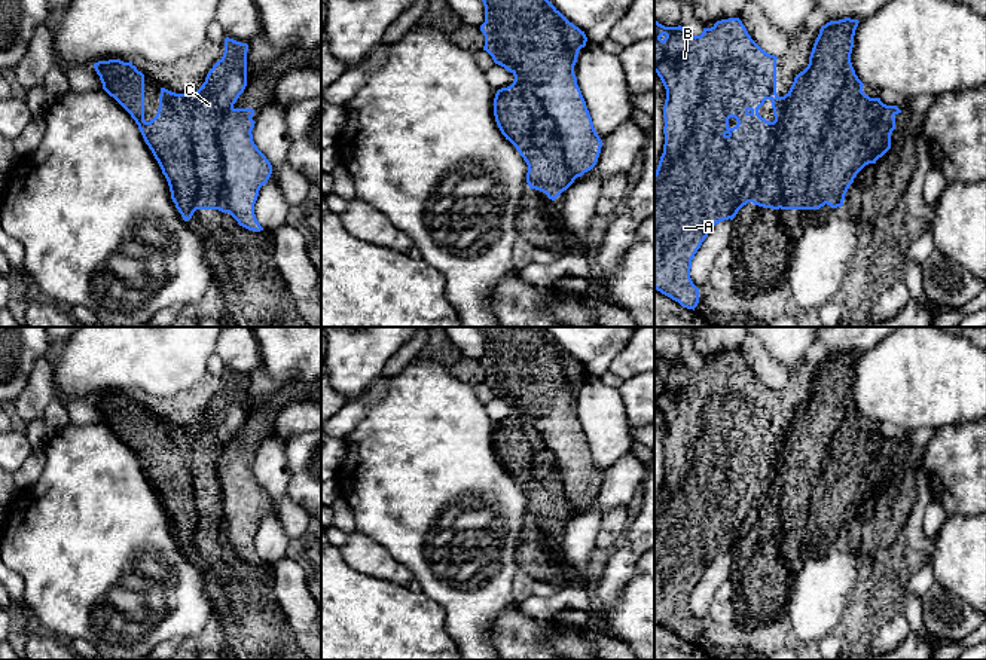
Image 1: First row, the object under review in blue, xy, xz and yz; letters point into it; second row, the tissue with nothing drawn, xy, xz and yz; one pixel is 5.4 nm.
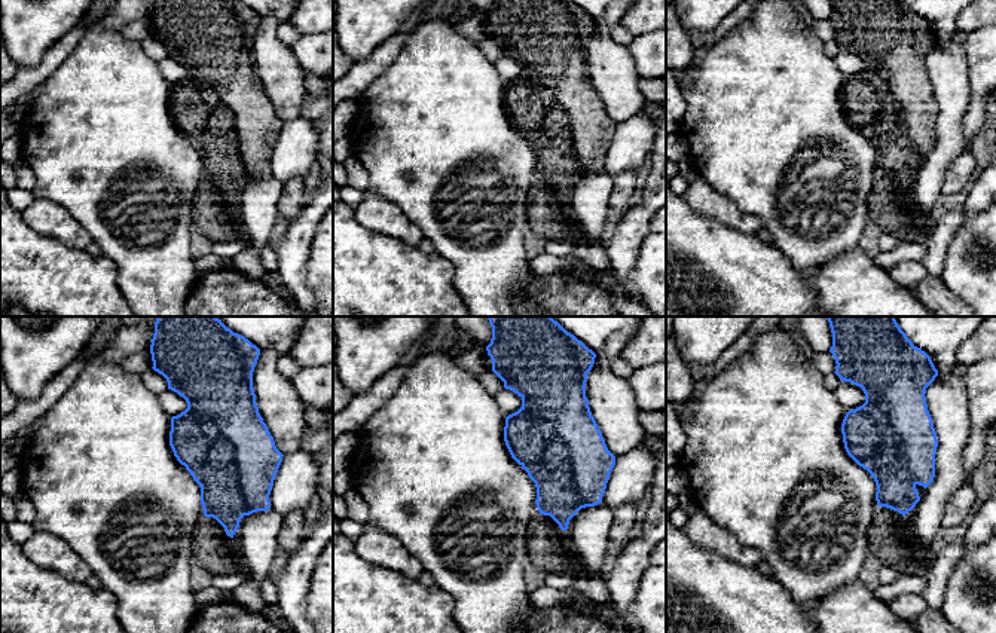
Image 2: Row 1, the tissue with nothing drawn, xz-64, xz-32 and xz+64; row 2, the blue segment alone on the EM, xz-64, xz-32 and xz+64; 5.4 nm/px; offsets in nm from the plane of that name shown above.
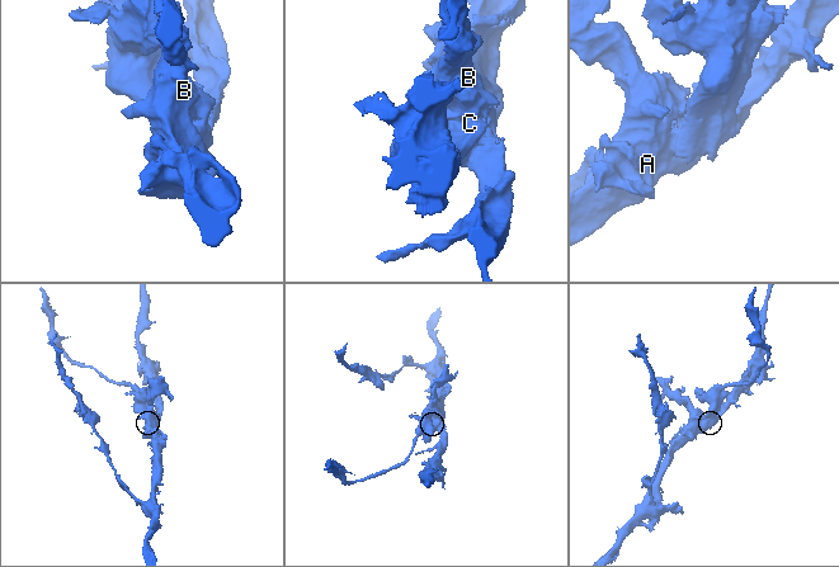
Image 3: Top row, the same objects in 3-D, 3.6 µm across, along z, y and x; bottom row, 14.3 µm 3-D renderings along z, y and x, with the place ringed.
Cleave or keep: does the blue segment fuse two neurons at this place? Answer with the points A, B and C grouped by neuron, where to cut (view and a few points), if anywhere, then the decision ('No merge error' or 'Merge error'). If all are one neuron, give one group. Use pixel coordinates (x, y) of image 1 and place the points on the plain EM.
Groups: A B C. No split. No merge error

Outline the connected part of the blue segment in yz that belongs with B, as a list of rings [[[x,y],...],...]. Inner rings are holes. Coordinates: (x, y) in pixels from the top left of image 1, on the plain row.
[[[729,351],[717,354],[711,361],[703,361],[700,369],[689,367],[681,358],[665,360],[654,352],[654,404],[660,410],[666,433],[663,439],[663,467],[665,477],[657,502],[654,505],[654,621],[662,627],[678,635],[683,641],[693,642],[699,636],[699,621],[690,611],[692,593],[709,563],[720,554],[733,553],[738,544],[753,535],[754,538],[772,543],[819,543],[825,537],[831,541],[843,538],[845,528],[854,516],[857,507],[869,496],[876,496],[891,482],[891,467],[895,462],[895,447],[901,446],[897,439],[886,439],[880,431],[870,431],[863,425],[864,416],[855,407],[851,395],[854,381],[854,369],[858,360],[858,352],[830,354],[821,360],[819,367],[813,376],[809,397],[800,404],[790,421],[790,424],[779,430],[776,427],[776,392],[778,389],[764,385],[748,367],[745,358],[739,351]],[[766,433],[772,434],[775,453],[769,455],[758,447],[758,441]]]

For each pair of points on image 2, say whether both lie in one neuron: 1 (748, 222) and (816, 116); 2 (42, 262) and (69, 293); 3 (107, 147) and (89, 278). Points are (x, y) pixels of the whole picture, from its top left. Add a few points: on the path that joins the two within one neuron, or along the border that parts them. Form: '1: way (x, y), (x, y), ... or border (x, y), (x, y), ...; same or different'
1: border (723, 196), (742, 211), (754, 214), (763, 226); different
2: way (45, 269), (61, 286); same
3: border (101, 253), (115, 263), (118, 286); different

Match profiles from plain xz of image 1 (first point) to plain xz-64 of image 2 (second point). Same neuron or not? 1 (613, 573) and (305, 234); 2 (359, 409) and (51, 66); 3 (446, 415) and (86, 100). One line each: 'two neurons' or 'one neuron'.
1: one neuron
2: one neuron
3: one neuron

